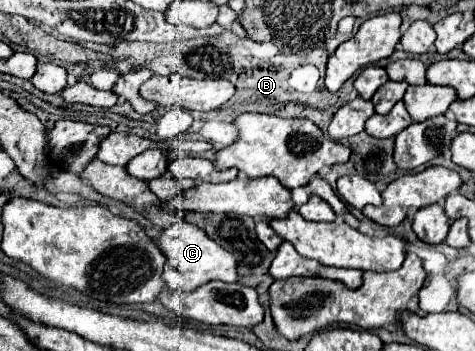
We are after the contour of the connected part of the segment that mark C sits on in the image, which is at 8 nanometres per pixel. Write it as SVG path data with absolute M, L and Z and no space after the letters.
M179 221L179 223L171 225L169 229L163 231L163 235L155 243L167 255L163 279L169 283L171 291L191 293L191 291L195 291L197 287L201 287L201 285L205 285L209 281L221 280L225 281L225 283L239 281L237 259L233 257L233 253L219 247L213 239L209 239L199 227L195 227L191 223Z

